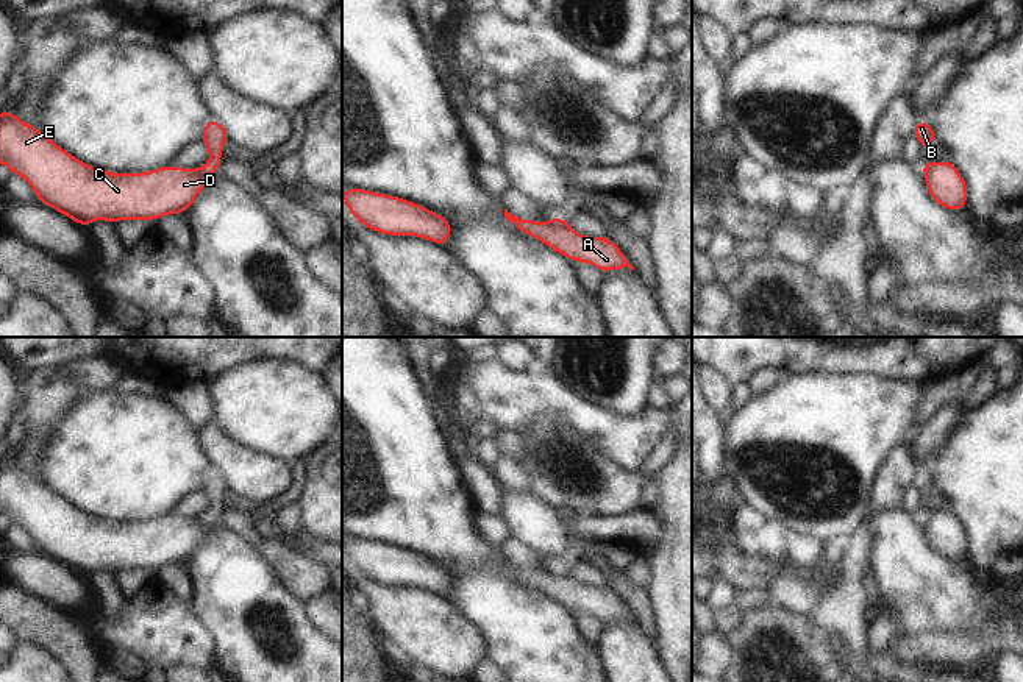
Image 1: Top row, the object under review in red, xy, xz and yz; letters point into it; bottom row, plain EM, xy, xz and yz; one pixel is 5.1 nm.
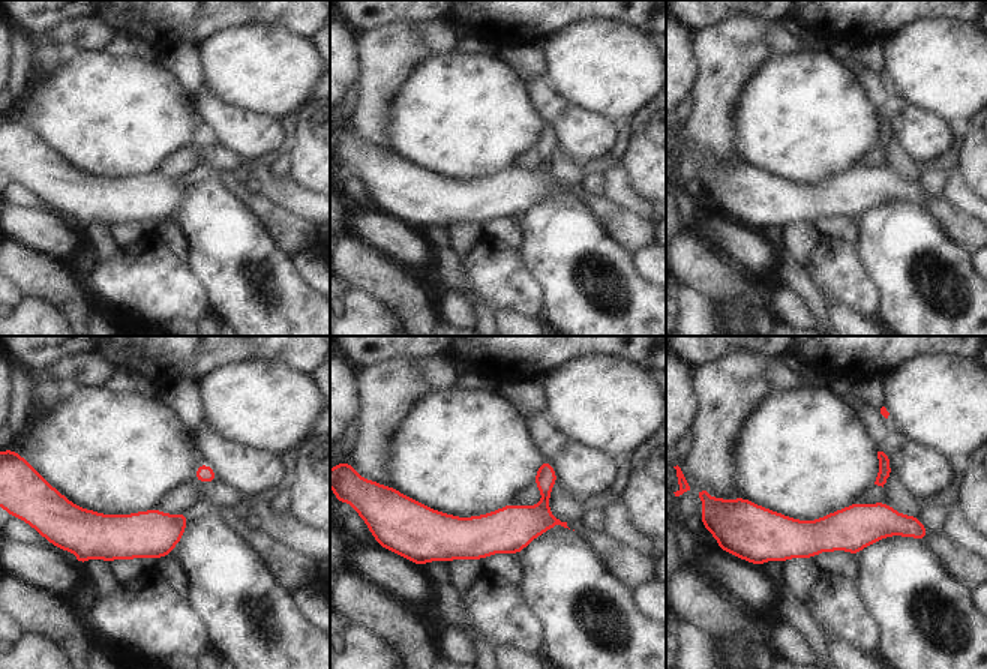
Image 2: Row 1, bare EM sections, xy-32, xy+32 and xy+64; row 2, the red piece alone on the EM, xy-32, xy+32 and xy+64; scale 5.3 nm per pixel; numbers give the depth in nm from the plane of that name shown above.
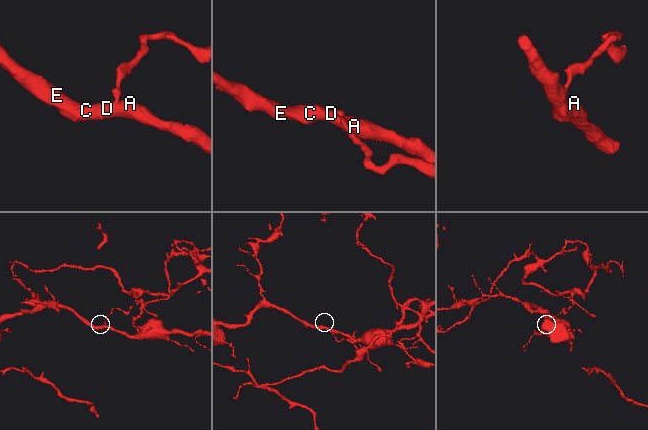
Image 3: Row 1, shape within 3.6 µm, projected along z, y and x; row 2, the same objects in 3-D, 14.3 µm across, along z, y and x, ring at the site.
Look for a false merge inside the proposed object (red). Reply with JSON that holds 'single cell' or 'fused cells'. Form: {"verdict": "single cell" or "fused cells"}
{"verdict": "fused cells"}

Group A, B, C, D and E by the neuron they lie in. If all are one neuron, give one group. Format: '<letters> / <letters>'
A C D E / B

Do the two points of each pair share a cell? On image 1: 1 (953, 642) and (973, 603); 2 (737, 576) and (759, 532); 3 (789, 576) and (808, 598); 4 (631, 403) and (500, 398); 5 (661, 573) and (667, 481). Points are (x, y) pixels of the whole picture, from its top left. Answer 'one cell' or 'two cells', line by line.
1: two cells
2: two cells
3: one cell
4: two cells
5: one cell

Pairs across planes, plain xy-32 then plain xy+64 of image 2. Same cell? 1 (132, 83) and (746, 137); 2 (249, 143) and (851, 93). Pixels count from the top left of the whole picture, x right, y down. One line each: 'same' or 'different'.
1: same
2: different

